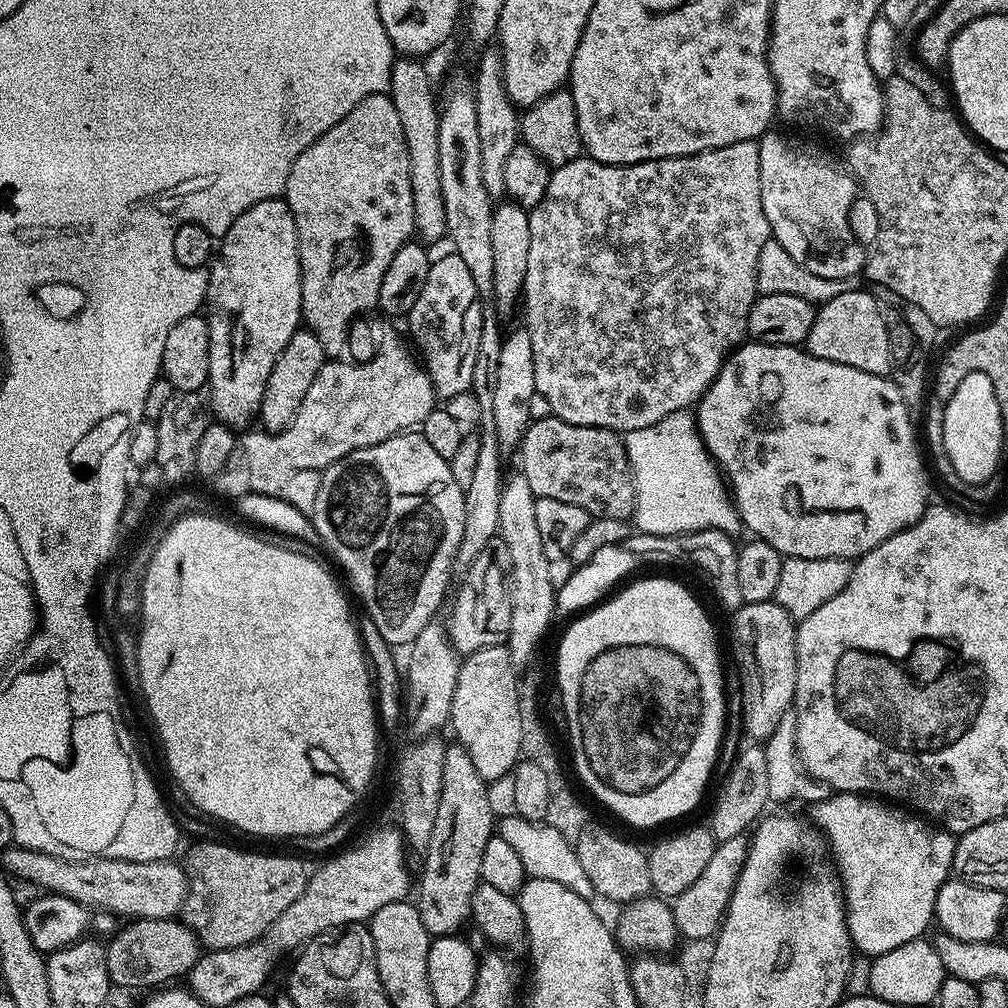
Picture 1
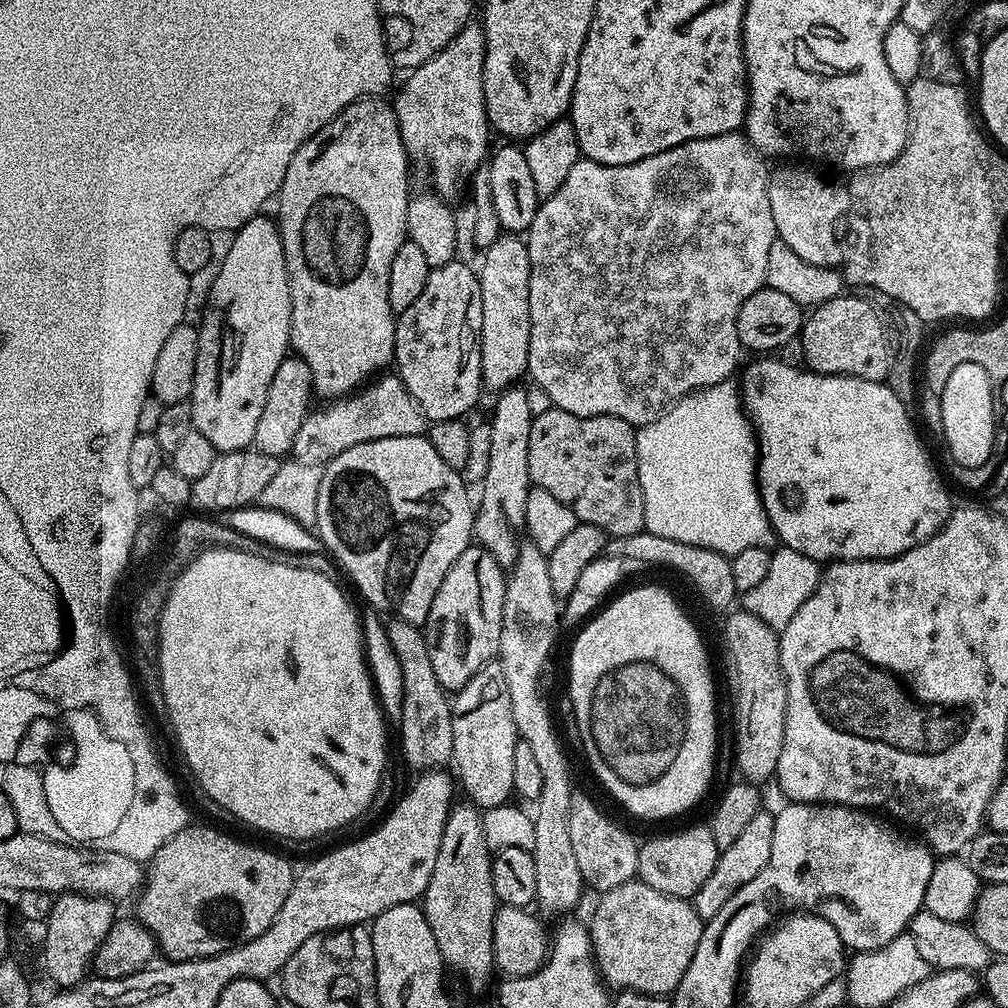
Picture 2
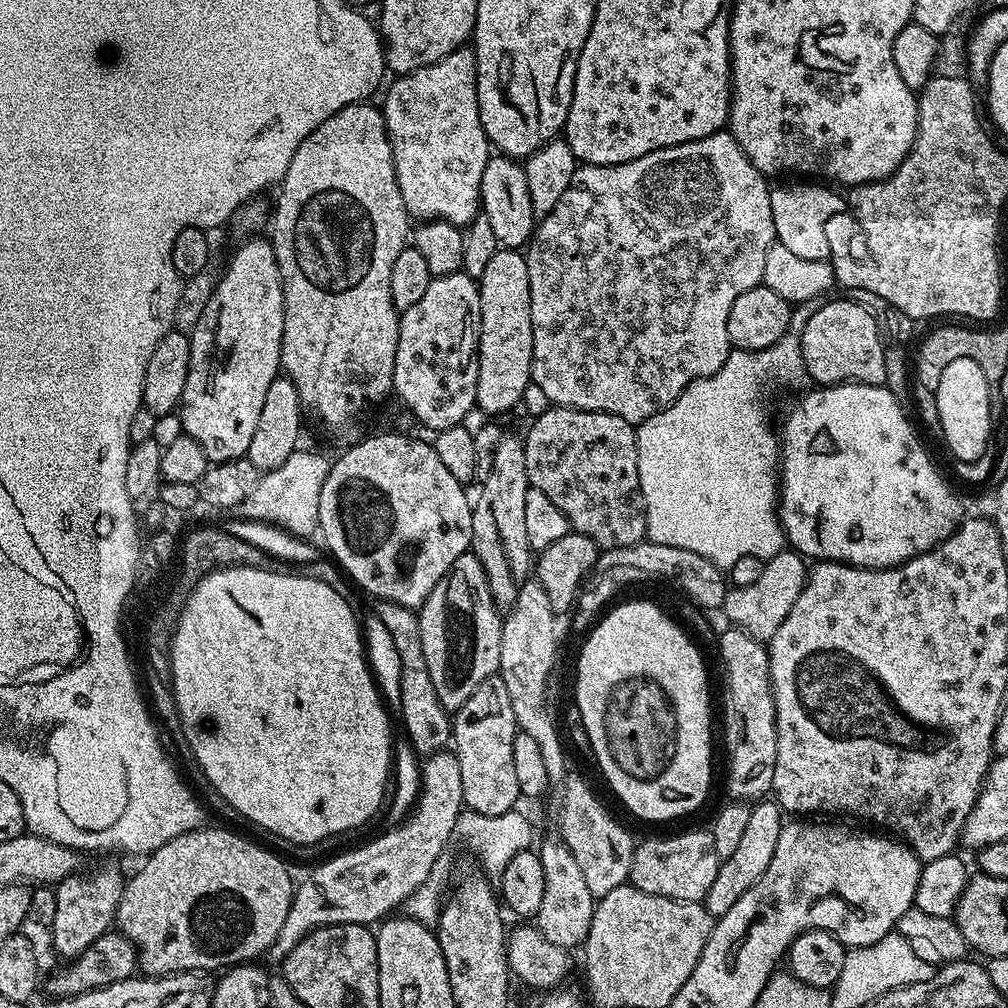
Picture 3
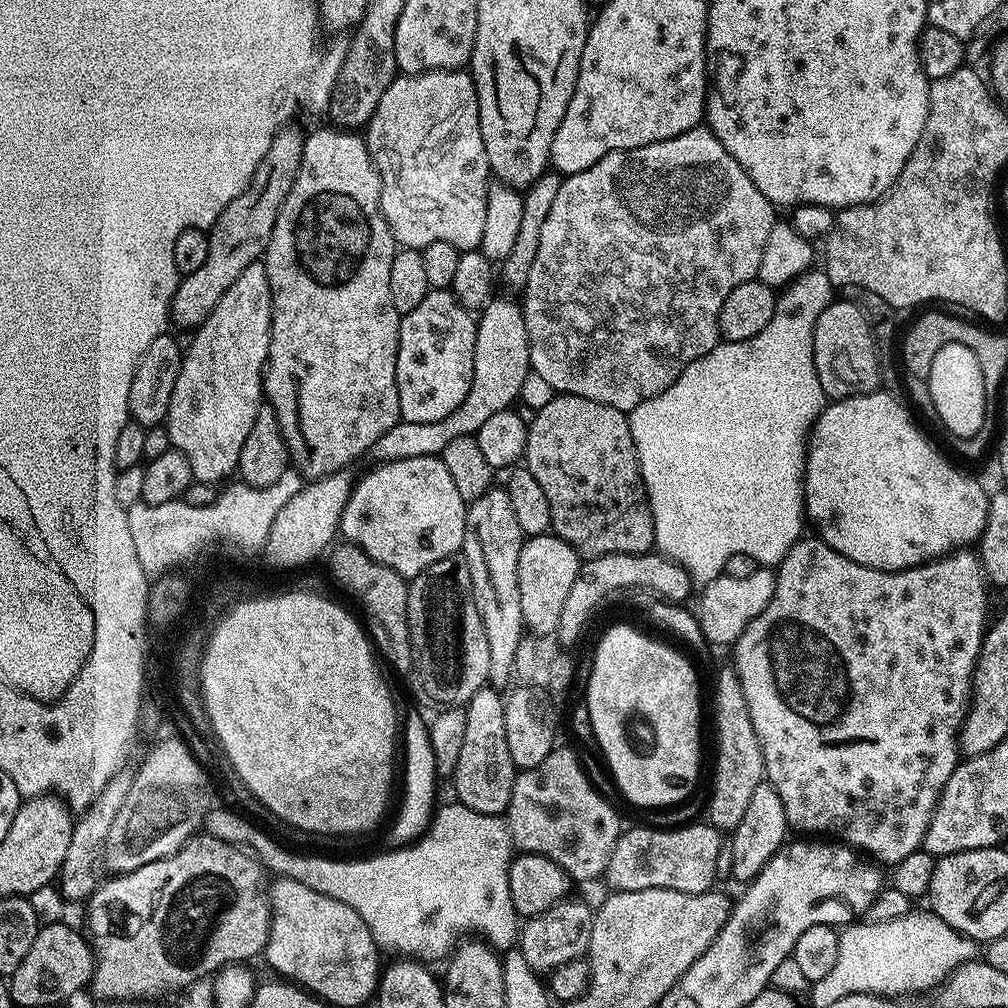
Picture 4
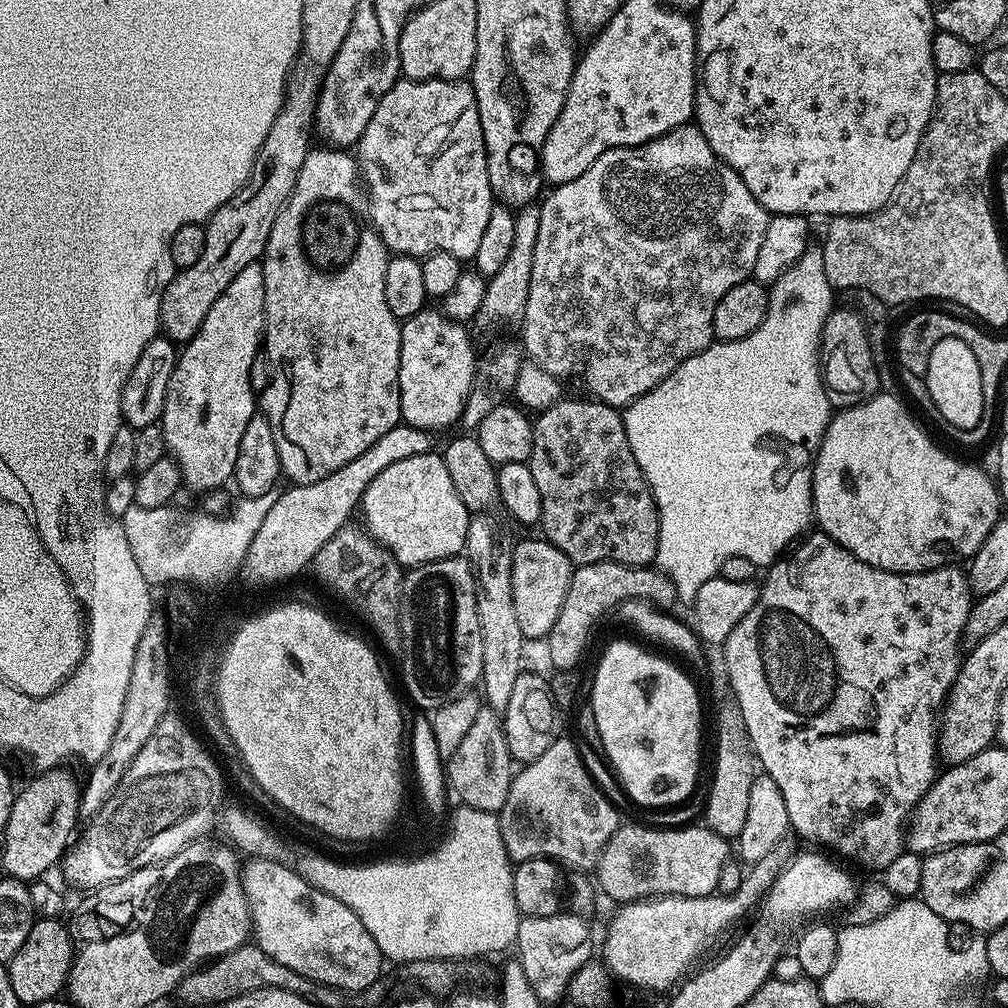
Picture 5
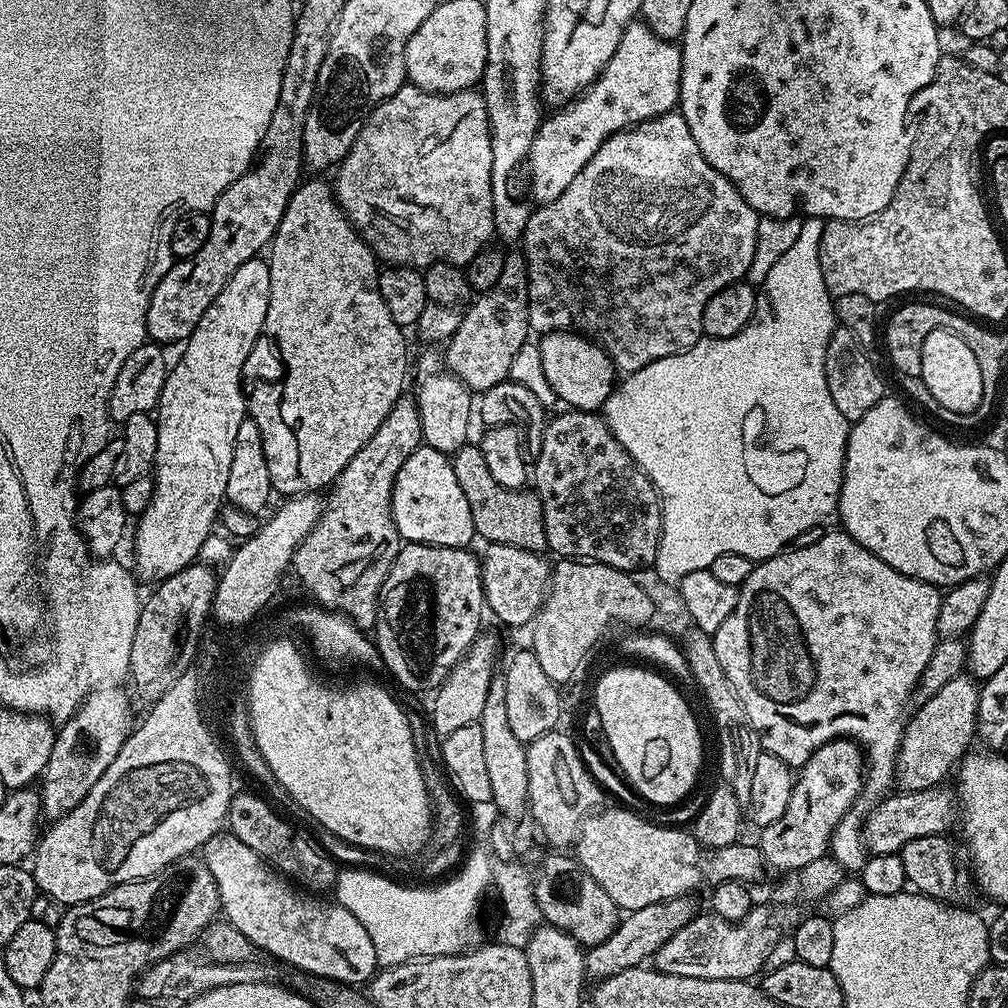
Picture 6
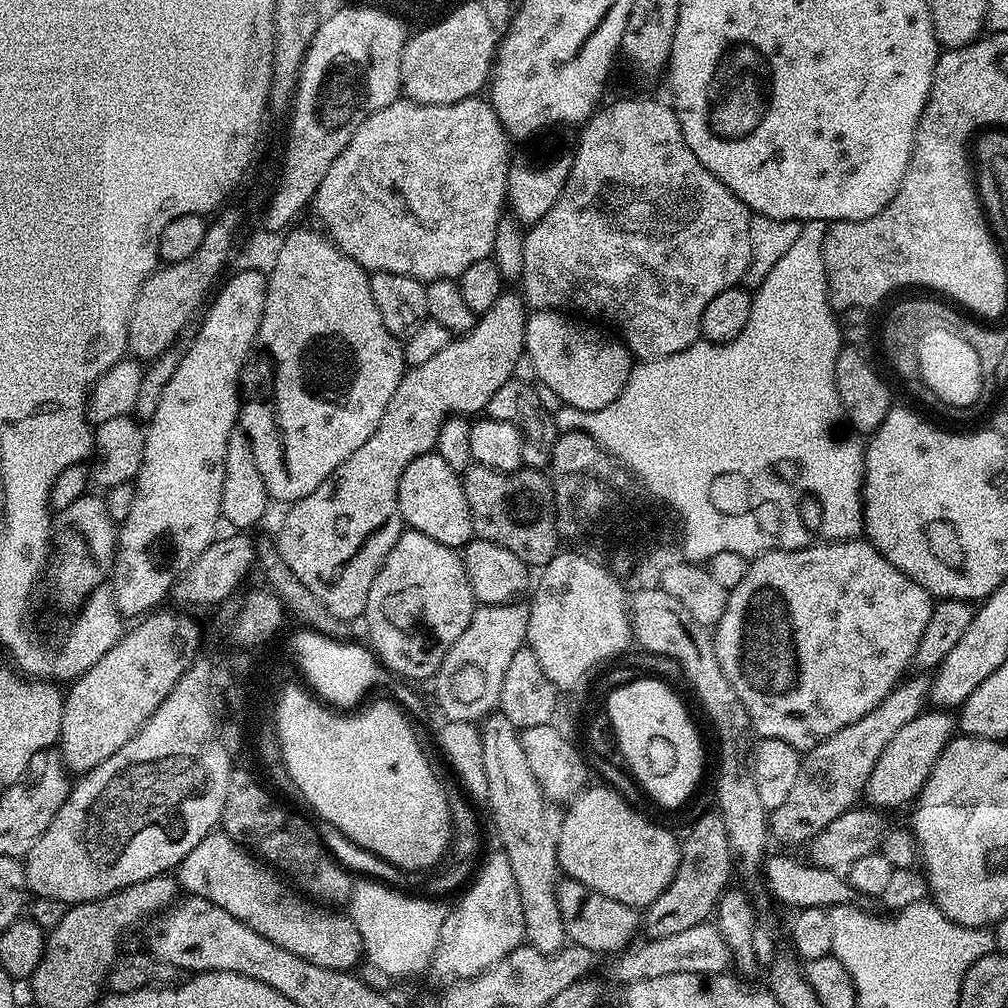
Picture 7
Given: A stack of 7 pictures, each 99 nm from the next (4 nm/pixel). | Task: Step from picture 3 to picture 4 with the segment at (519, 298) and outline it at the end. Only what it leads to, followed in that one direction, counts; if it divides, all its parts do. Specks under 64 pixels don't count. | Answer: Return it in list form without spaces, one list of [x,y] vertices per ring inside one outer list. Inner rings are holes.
[[[497,295],[484,305],[478,316],[476,326],[476,341],[474,342],[474,370],[476,378],[470,386],[470,394],[466,394],[466,398],[462,402],[462,406],[446,417],[442,422],[426,423],[422,422],[406,422],[401,419],[399,424],[390,426],[390,430],[386,430],[386,434],[382,434],[382,438],[378,438],[374,449],[375,455],[384,457],[385,461],[401,460],[402,458],[422,458],[423,456],[440,456],[446,450],[446,446],[450,446],[450,442],[454,442],[454,438],[462,438],[463,436],[475,436],[477,430],[480,429],[490,418],[494,418],[499,412],[507,412],[519,401],[522,384],[526,382],[532,363],[530,362],[530,342],[526,334],[526,322],[524,321],[524,309],[519,303],[516,304],[506,297]]]

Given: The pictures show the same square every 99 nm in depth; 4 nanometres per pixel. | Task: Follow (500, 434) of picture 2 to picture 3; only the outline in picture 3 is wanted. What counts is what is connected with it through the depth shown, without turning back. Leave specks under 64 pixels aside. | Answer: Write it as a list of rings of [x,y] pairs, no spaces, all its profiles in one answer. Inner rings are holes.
[[[519,439],[506,440],[495,447],[492,472],[487,476],[478,496],[488,499],[502,542],[502,550],[508,564],[509,572],[517,584],[529,579],[534,568],[534,553],[529,544],[526,527],[526,494],[529,490],[528,475],[525,472],[524,445]]]

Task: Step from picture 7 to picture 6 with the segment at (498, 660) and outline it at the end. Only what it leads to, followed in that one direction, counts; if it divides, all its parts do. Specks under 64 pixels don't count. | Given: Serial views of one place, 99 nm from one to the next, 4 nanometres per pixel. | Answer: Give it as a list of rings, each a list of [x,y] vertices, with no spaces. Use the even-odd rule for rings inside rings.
[[[481,634],[477,636],[475,642],[468,647],[468,653],[452,667],[448,677],[445,678],[443,684],[436,689],[434,699],[436,705],[432,708],[432,724],[436,727],[437,737],[443,738],[454,734],[454,730],[460,729],[461,726],[470,726],[479,721],[482,714],[482,706],[486,706],[486,694],[490,691],[490,682],[493,676],[497,675],[496,659],[500,656],[500,644],[492,636]]]

